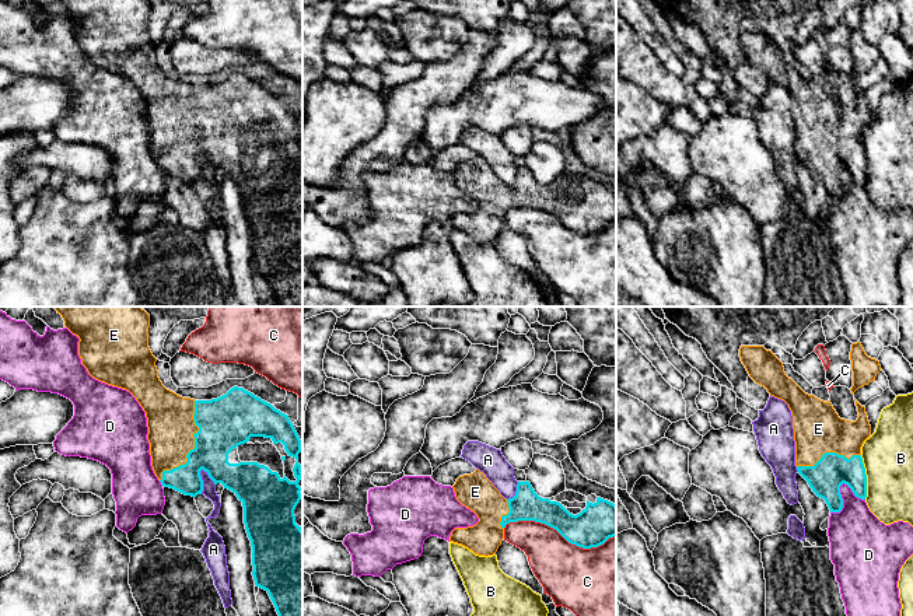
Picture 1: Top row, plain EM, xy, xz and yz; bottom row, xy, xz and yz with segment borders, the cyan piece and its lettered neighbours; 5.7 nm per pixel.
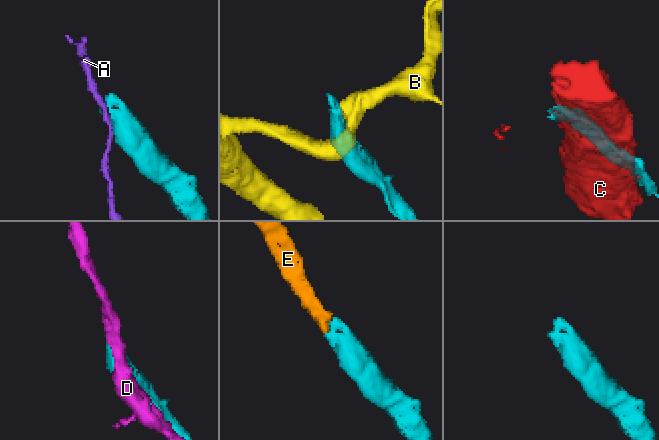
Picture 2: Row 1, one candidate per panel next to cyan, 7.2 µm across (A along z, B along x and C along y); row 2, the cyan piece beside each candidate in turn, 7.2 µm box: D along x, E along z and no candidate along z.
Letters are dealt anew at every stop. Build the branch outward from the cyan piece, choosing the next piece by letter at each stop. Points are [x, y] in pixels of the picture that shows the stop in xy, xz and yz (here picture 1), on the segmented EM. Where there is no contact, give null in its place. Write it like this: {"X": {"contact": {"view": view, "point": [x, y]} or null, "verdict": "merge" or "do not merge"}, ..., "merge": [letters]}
{"A": {"contact": {"view": "xy", "point": [202, 480]}, "verdict": "do not merge"}, "B": {"contact": {"view": "yz", "point": [866, 478]}, "verdict": "do not merge"}, "C": {"contact": {"view": "xz", "point": [560, 534]}, "verdict": "do not merge"}, "D": {"contact": {"view": "yz", "point": [839, 490]}, "verdict": "do not merge"}, "E": {"contact": {"view": "xy", "point": [195, 447]}, "verdict": "merge"}, "merge": ["E"]}

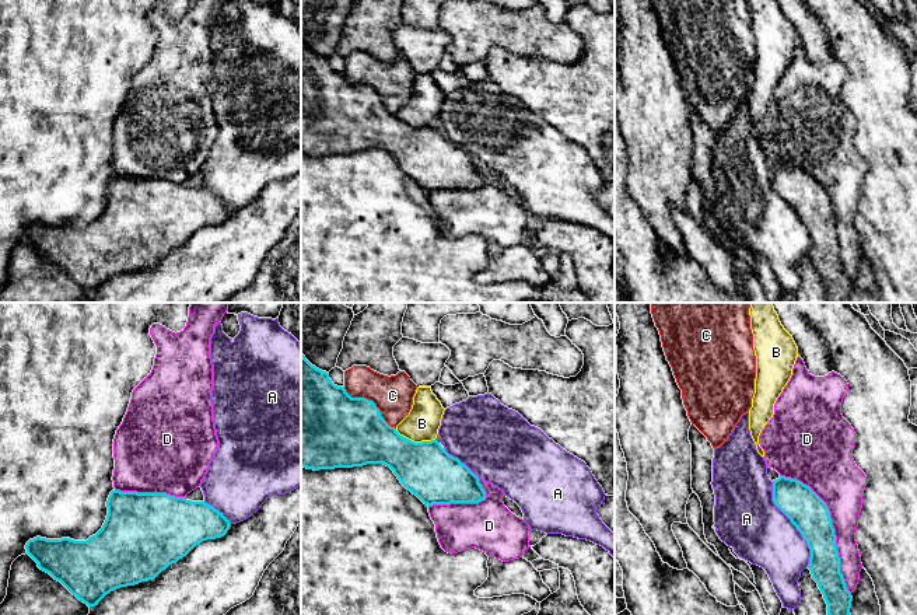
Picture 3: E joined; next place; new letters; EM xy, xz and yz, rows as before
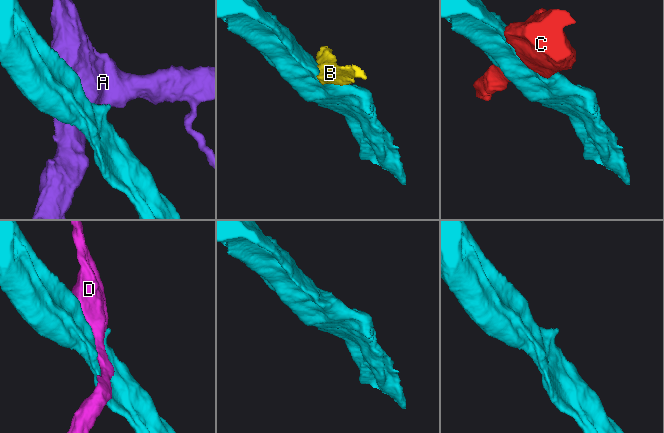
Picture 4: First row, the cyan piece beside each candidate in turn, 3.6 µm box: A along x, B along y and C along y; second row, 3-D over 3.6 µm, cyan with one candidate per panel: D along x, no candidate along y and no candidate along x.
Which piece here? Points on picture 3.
{"A": {"contact": {"view": "yz", "point": [793, 523]}, "verdict": "do not merge"}, "B": {"contact": {"view": "xz", "point": [413, 441]}, "verdict": "do not merge"}, "C": {"contact": {"view": "xz", "point": [371, 401]}, "verdict": "do not merge"}, "D": {"contact": {"view": "yz", "point": [832, 526]}, "verdict": "do not merge"}, "merge": []}

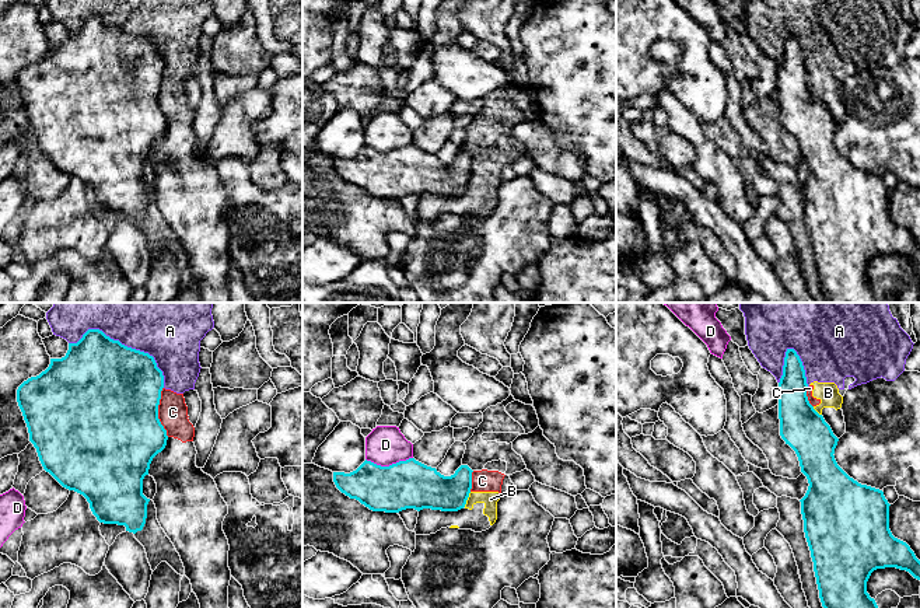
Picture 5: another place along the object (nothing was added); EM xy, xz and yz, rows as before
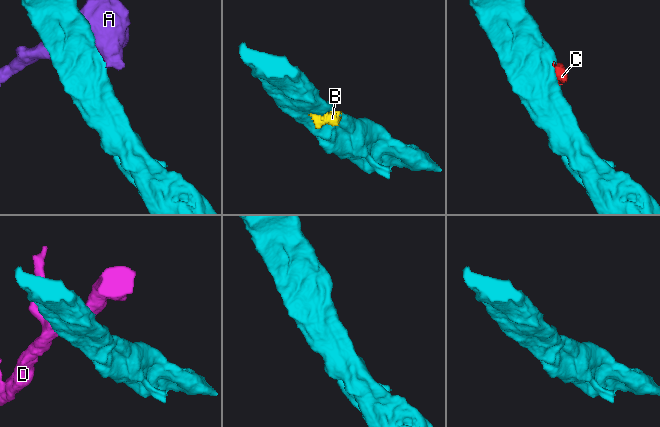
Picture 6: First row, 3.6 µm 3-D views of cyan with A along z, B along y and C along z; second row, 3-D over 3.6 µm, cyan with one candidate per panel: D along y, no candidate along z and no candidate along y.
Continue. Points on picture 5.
{"A": {"contact": {"view": "xy", "point": [126, 346]}, "verdict": "do not merge"}, "B": {"contact": {"view": "xz", "point": [467, 499]}, "verdict": "do not merge"}, "C": {"contact": {"view": "xy", "point": [157, 412]}, "verdict": "do not merge"}, "D": {"contact": {"view": "xz", "point": [389, 465]}, "verdict": "do not merge"}, "merge": []}

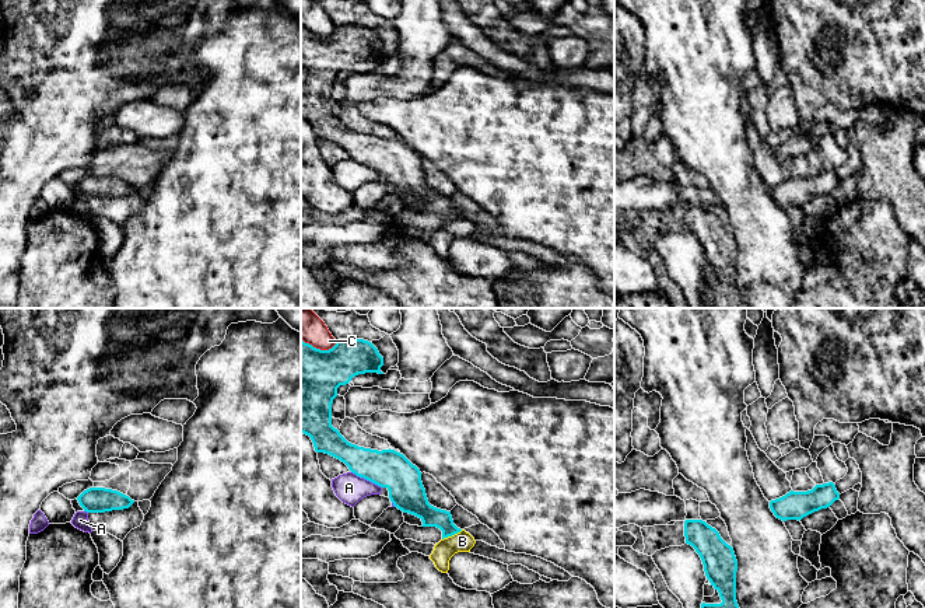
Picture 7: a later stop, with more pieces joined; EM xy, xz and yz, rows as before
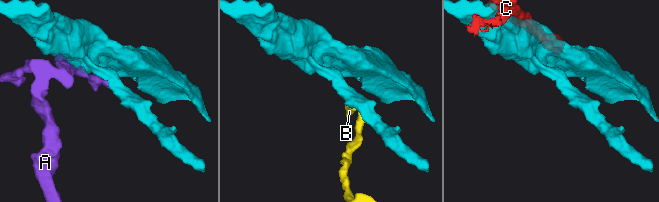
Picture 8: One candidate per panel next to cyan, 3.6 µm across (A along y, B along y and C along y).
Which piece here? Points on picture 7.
{"A": {"contact": {"view": "xz", "point": [367, 479]}, "verdict": "do not merge"}, "B": {"contact": {"view": "xz", "point": [452, 534]}, "verdict": "do not merge"}, "C": {"contact": {"view": "xz", "point": [319, 349]}, "verdict": "do not merge"}, "merge": []}

